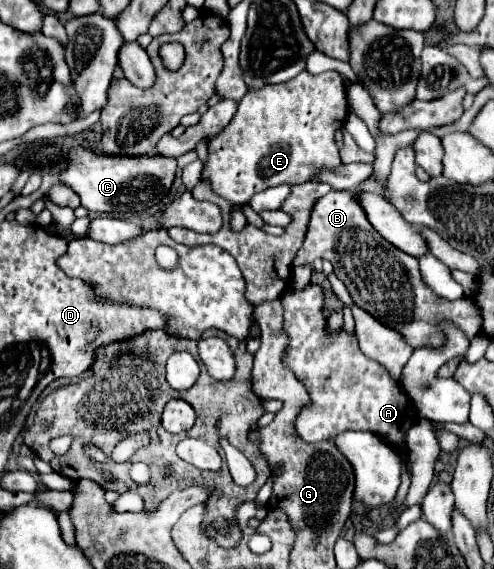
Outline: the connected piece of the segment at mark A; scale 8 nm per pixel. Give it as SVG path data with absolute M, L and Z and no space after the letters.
M308 284L302 290L292 290L284 296L282 306L284 332L288 336L284 366L294 372L310 396L310 404L298 410L296 434L306 444L318 444L344 430L364 430L382 436L404 456L408 452L406 434L416 422L416 410L390 372L362 354L356 332L346 332L344 328L338 332L328 330L322 288Z

